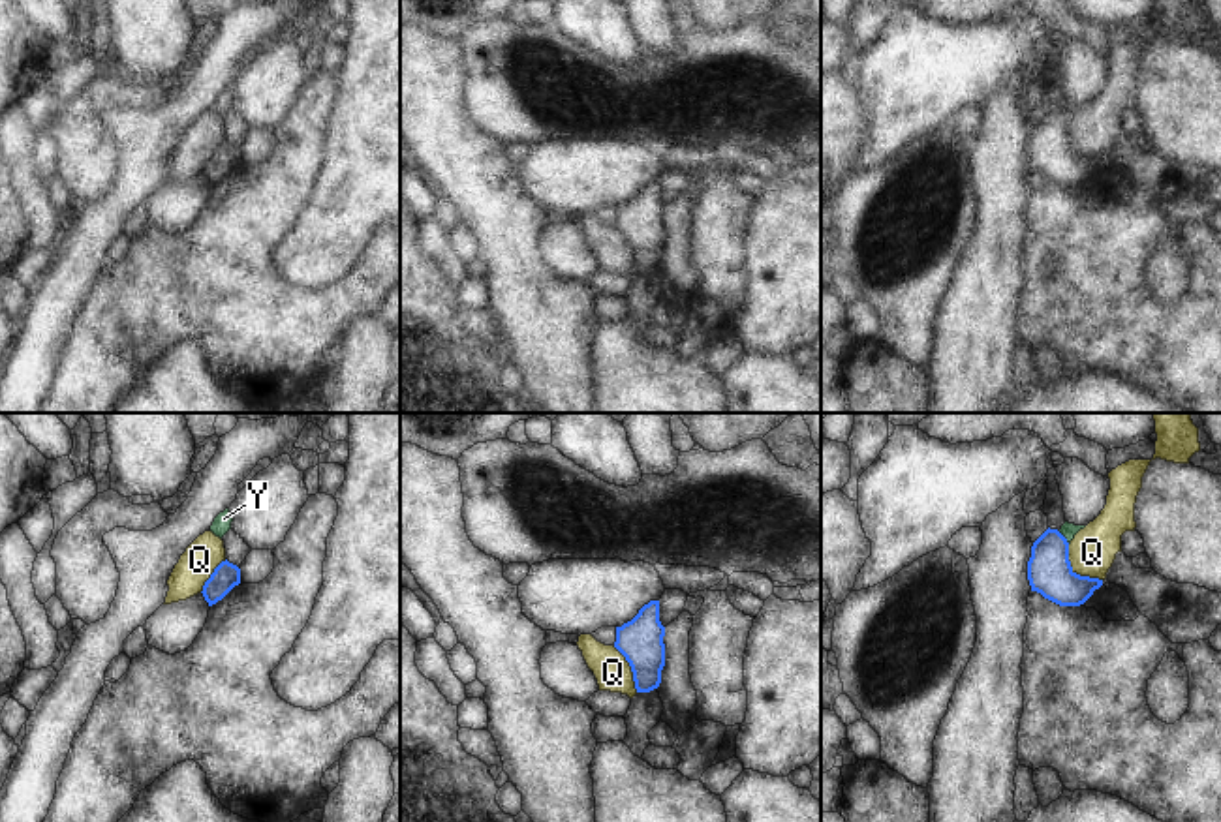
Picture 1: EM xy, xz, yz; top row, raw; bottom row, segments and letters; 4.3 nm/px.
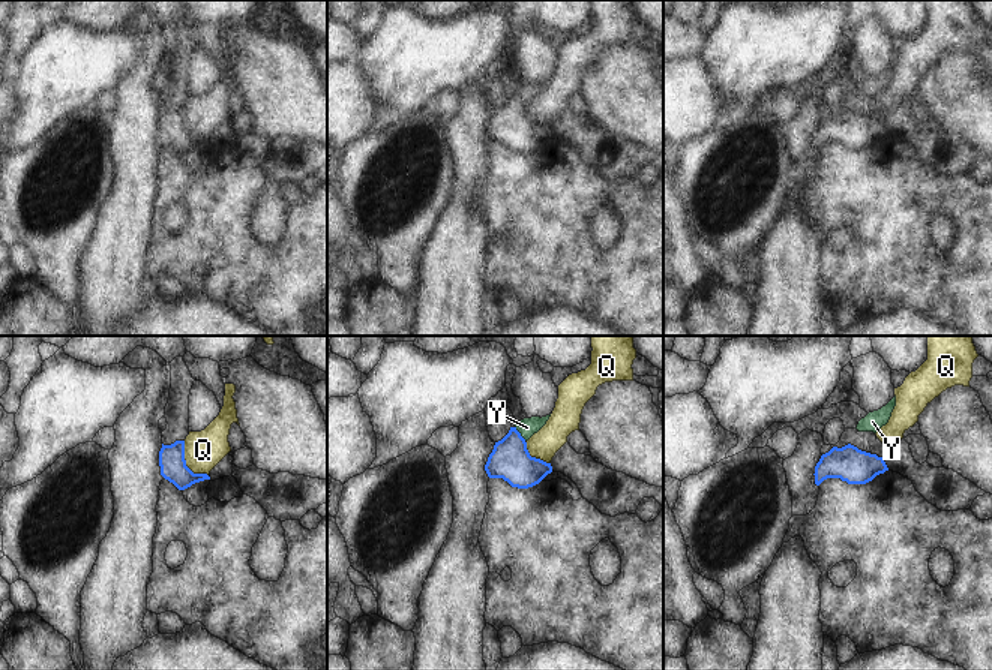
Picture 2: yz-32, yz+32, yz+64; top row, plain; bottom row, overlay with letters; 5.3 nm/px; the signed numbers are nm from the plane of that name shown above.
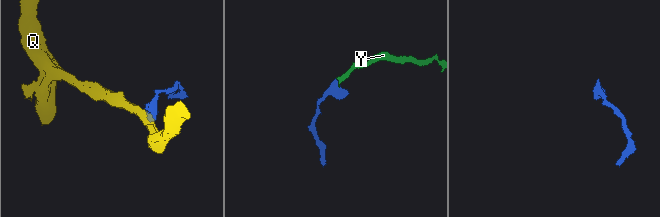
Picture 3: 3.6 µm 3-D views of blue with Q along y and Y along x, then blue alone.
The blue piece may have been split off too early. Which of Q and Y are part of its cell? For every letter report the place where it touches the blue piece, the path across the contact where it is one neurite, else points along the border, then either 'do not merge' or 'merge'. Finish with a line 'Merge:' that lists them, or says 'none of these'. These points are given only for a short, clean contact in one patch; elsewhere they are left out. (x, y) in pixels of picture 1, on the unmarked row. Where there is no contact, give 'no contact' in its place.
Q: contact yz (1075, 152); border yz (1067, 124), (1069, 145), (1081, 154), (1101, 160); do not merge
Y: contact yz (1064, 117); way yz (1049, 149), (1049, 134), (1064, 117), (1067, 109); merge
Merge: Y

